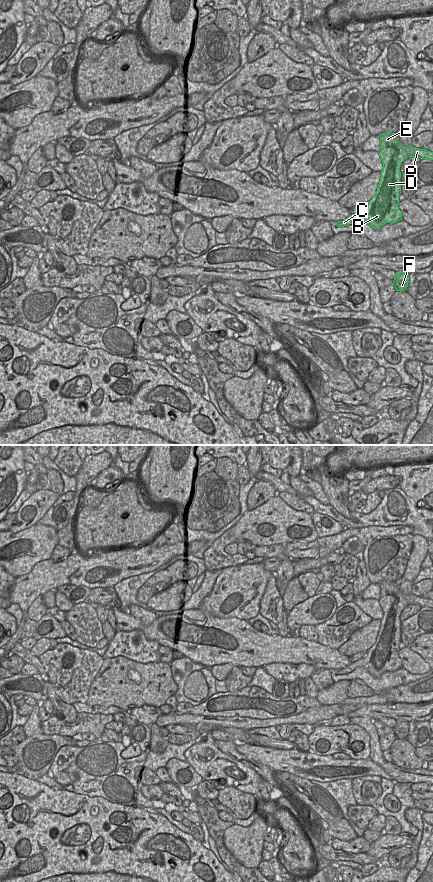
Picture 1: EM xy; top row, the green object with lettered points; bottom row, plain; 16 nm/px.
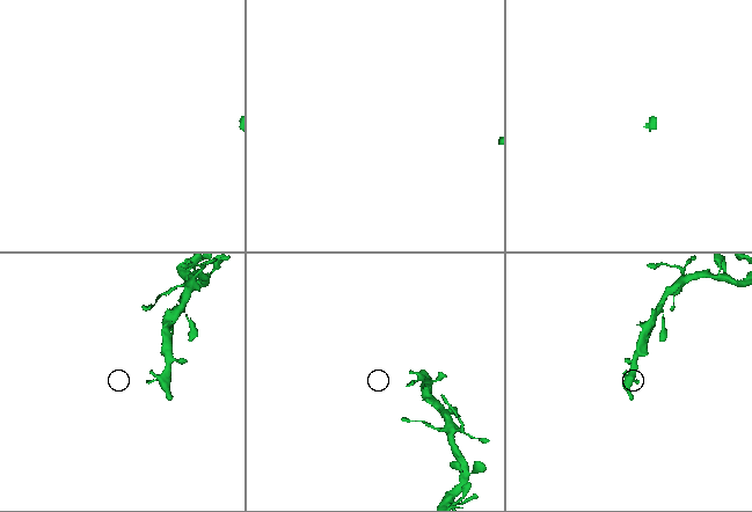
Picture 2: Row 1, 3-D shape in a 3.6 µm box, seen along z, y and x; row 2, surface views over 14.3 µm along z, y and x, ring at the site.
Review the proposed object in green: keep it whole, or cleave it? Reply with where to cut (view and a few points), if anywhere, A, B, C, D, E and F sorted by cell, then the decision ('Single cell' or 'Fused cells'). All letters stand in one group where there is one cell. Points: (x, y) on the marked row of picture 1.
No split. Groups: A B C D E F. Single cell.

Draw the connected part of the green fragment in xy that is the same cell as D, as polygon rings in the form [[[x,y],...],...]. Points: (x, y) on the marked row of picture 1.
[[[382,133],[379,138],[378,153],[383,163],[383,170],[376,194],[364,210],[352,214],[346,220],[334,222],[337,227],[348,226],[356,219],[364,219],[370,227],[378,230],[386,223],[393,224],[402,220],[402,212],[398,207],[401,194],[400,166],[402,162],[408,157],[433,160],[433,152],[413,146],[404,147],[395,133]]]

